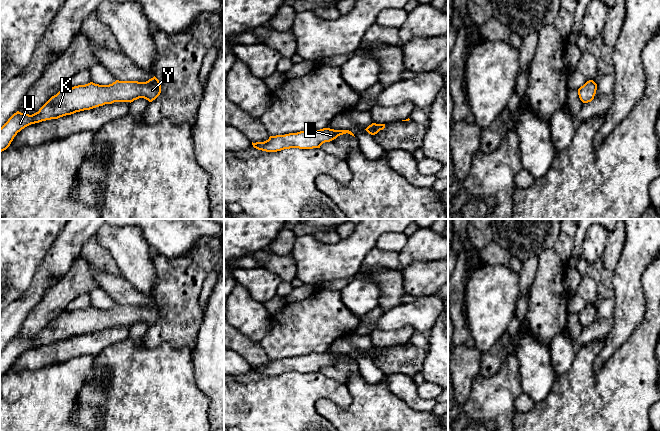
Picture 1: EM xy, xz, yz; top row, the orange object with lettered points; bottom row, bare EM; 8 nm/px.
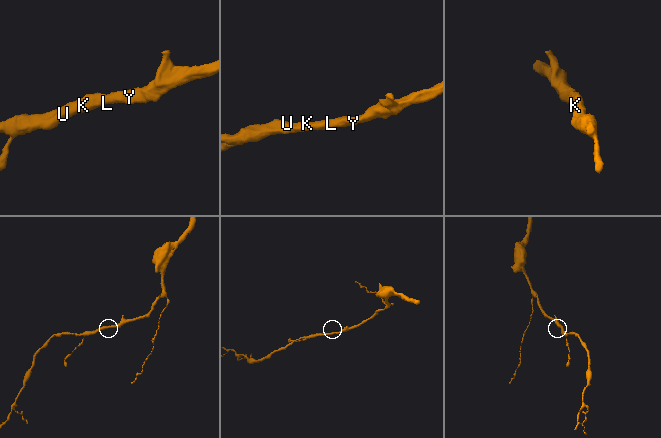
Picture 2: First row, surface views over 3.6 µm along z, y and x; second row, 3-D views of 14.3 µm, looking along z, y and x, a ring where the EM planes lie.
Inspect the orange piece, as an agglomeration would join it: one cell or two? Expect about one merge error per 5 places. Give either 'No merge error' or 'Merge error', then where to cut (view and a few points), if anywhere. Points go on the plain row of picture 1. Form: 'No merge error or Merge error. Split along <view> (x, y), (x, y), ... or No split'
No merge error. No split

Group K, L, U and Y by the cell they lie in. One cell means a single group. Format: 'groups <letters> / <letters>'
groups K L U Y

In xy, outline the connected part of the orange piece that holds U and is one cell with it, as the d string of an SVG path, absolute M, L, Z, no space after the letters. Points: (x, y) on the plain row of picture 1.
M155 300L146 306L116 304L109 309L90 306L72 312L64 310L38 336L29 339L17 335L8 343L0 352L0 376L10 370L18 356L31 348L58 343L114 326L131 327L139 322L152 326L160 317L161 309Z

